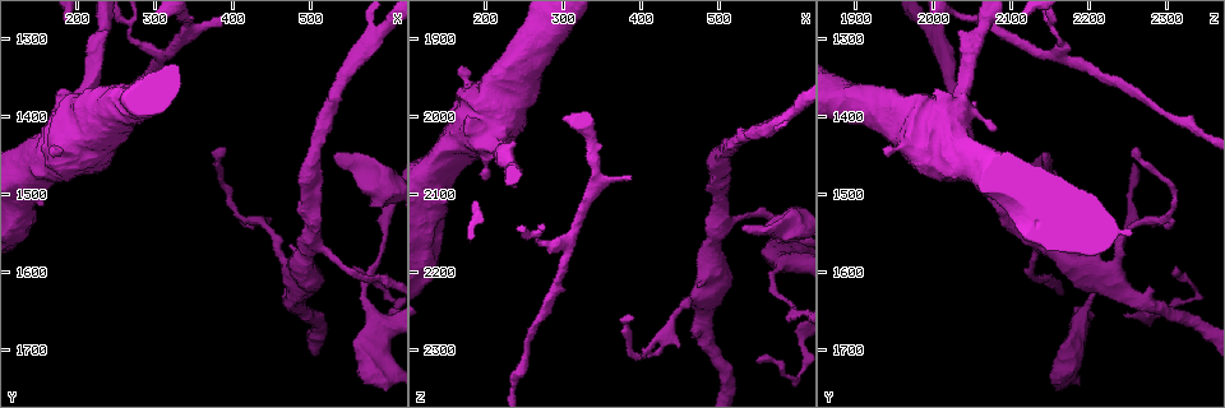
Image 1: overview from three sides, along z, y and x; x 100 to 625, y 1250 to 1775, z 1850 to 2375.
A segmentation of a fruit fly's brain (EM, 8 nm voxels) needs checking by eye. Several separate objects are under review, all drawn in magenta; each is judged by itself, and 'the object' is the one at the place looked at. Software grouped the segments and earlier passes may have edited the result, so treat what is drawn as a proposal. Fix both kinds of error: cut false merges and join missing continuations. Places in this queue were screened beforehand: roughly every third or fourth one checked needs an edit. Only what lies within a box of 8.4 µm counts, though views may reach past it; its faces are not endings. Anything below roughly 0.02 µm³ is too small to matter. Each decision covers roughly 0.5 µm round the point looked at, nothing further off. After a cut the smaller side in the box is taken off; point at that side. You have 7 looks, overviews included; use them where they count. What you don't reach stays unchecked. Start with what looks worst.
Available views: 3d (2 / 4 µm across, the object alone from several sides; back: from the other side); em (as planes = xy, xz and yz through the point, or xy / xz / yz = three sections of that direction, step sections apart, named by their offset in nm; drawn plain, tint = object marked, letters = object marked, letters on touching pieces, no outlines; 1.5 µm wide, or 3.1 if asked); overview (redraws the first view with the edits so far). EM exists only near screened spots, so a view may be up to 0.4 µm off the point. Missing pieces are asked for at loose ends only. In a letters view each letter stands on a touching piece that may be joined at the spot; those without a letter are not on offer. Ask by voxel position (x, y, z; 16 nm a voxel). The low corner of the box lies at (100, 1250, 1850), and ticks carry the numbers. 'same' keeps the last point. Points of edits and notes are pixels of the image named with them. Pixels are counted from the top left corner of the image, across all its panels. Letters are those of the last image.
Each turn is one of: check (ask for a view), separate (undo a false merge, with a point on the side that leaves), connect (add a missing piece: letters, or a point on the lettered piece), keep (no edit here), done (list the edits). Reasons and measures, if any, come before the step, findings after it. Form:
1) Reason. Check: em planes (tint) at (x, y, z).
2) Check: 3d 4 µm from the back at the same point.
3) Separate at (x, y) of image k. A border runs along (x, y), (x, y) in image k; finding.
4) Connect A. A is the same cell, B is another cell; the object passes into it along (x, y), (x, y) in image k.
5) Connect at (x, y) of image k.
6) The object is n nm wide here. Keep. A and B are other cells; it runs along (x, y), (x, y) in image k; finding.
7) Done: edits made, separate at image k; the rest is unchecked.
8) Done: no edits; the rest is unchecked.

Branch stops here. Check: em planes (tint) at (530, 1450, 2145).

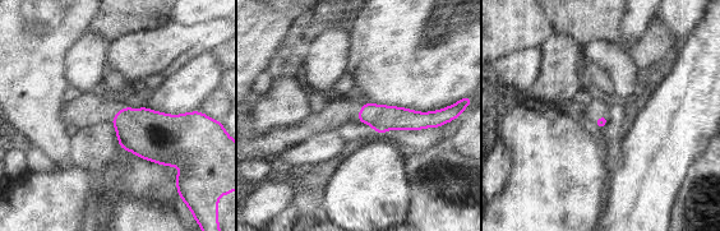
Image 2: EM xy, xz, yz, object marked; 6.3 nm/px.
Check: em planes (letters) at the same point.

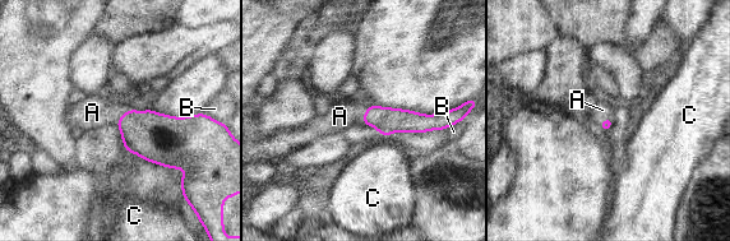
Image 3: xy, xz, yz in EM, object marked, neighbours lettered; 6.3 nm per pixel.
Connect A. A is the same cell, B and C are other cells; the object passes into it along (386, 120), (364, 114), (340, 116) in image 3; it goes on there.

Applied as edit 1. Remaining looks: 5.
Tapers out. Check: em yz step 8 (tint) at (390, 1440, 2260).

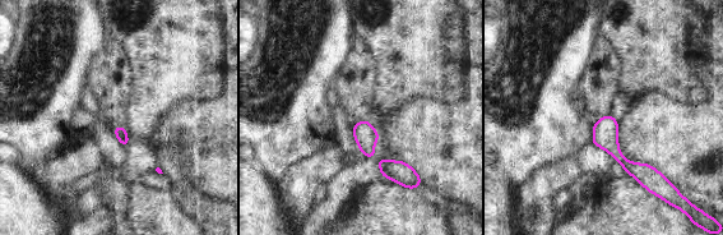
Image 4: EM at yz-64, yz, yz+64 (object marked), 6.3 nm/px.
Check: em yz step 8 (letters) at the same point.

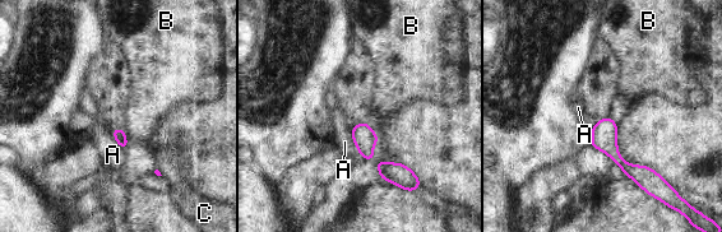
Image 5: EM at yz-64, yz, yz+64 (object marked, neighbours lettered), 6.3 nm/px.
Keep. A, B and C are other cells; it runs along (601, 123), (612, 153), (642, 181) in image 5; no lettered piece goes on from it.

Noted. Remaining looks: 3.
Calibre changes. Check: em planes (tint) at (565, 1635, 2205).

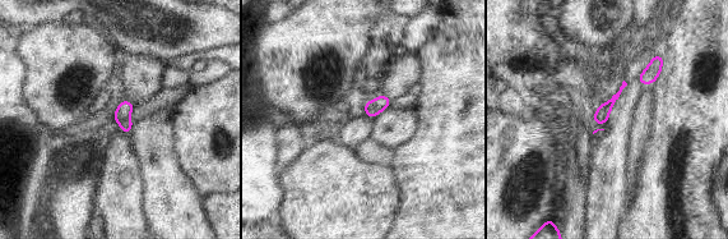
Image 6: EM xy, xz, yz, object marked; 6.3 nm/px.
What lies round it. Check: em planes (letters) at the same point.

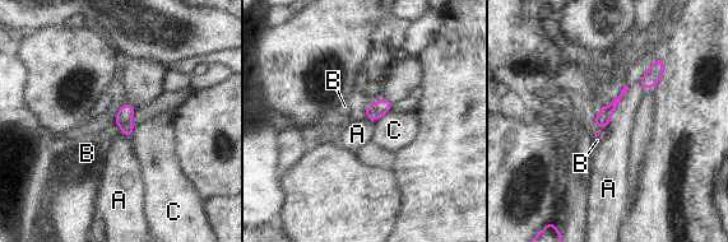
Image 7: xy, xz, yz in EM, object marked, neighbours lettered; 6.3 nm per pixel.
The longest contact is with A, 300 nm. Keep. A, B and C are other cells; all the same neuron.

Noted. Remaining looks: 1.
Done: edits made, connect at image 3; the rest is unchecked.

